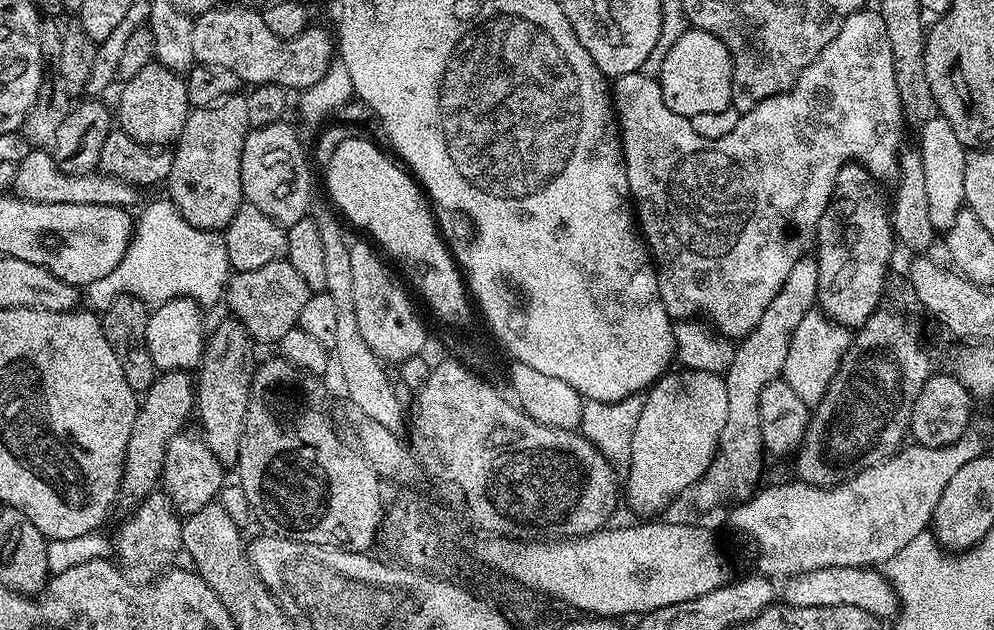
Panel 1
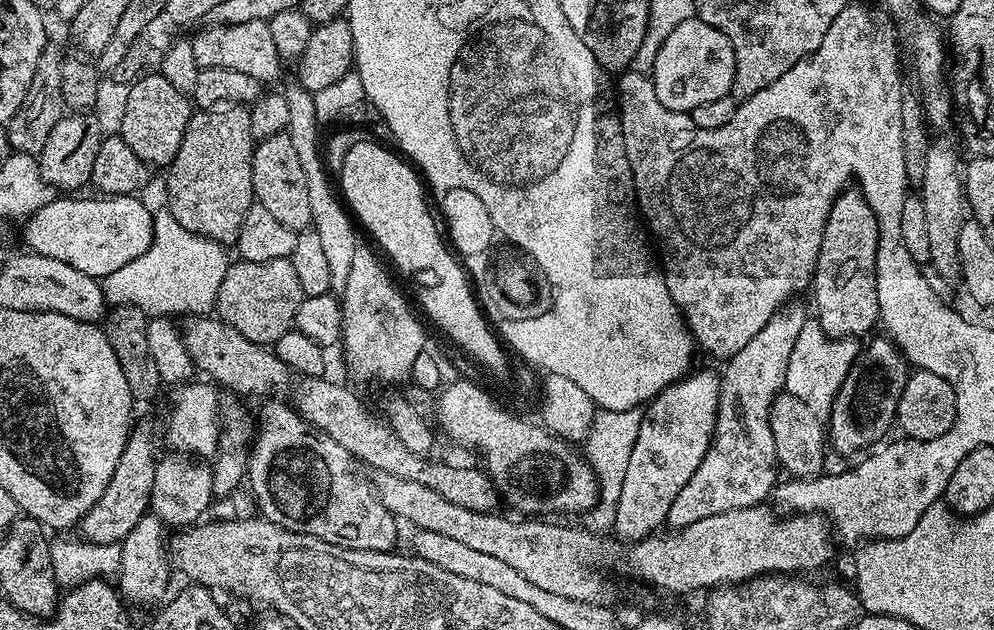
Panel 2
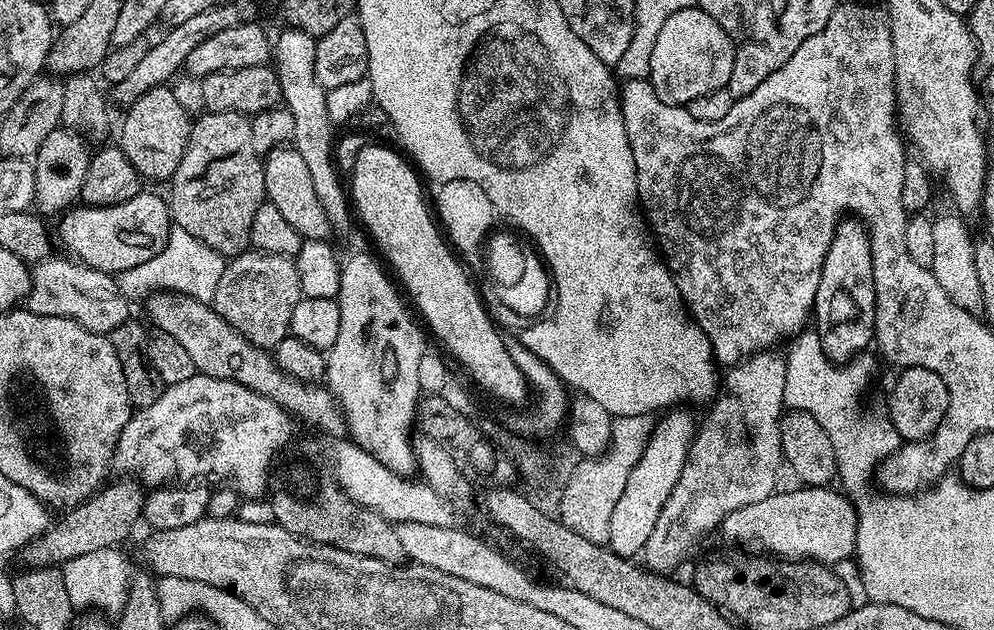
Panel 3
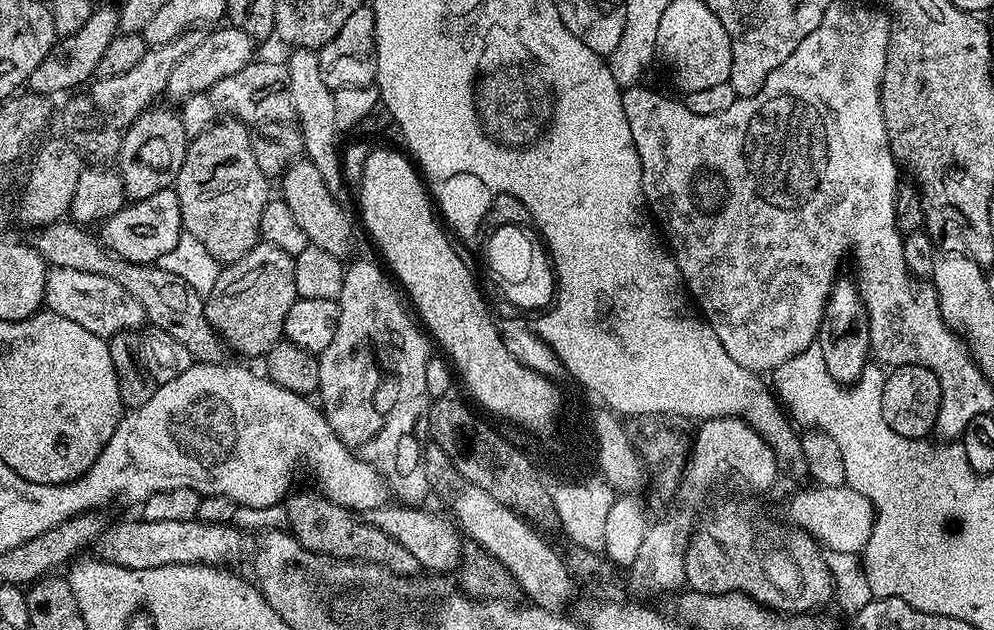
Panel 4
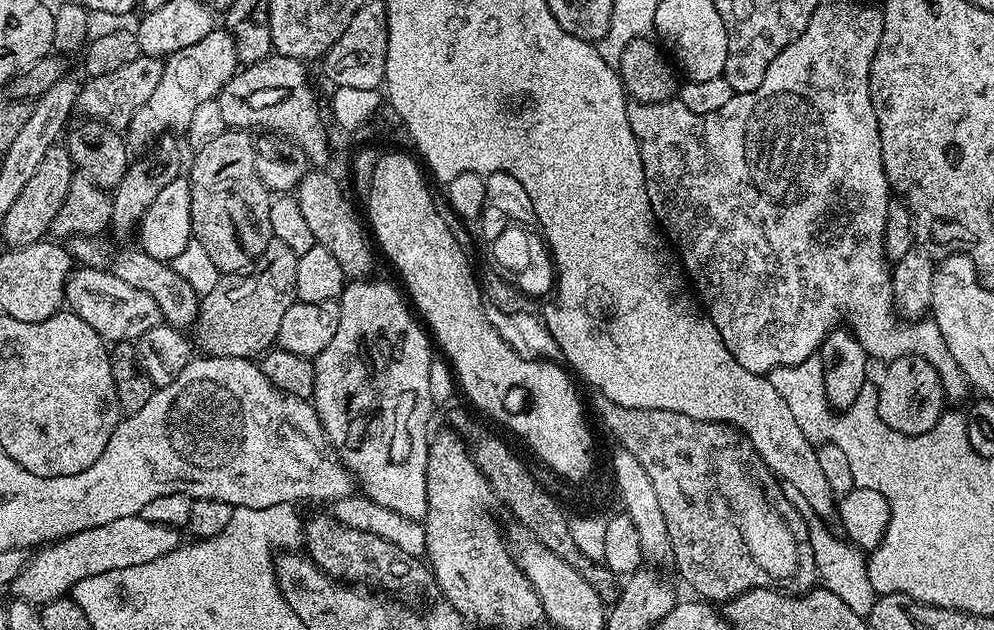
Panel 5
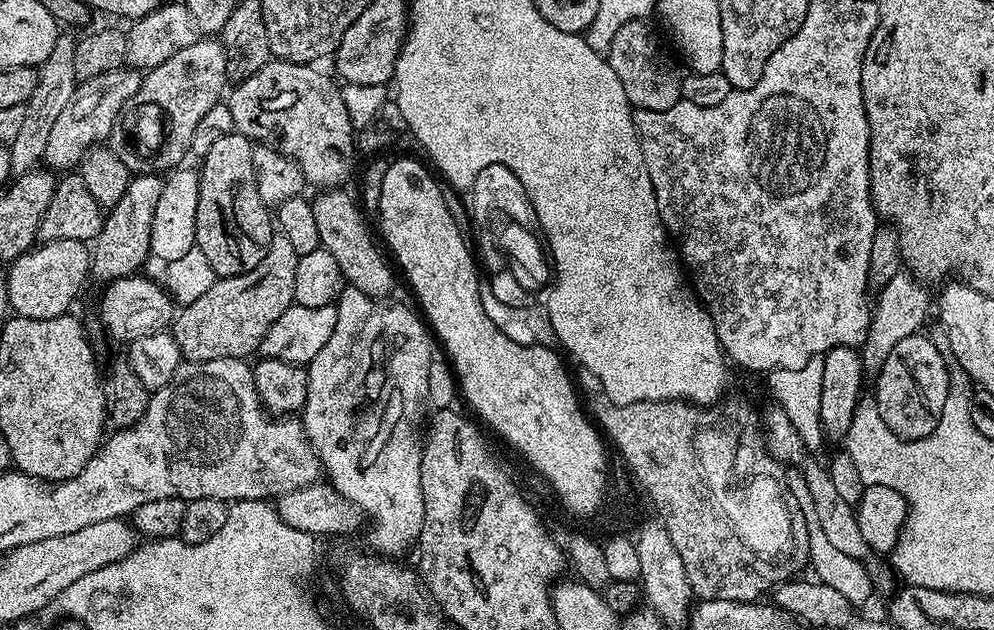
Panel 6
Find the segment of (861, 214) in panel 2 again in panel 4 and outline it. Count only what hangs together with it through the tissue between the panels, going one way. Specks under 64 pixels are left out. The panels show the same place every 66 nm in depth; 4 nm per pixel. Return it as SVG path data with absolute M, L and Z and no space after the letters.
M840 278L833 284L832 293L829 294L824 307L824 317L815 343L819 344L822 350L822 362L826 362L826 370L830 378L834 378L834 382L845 386L853 384L869 367L868 315L855 279Z

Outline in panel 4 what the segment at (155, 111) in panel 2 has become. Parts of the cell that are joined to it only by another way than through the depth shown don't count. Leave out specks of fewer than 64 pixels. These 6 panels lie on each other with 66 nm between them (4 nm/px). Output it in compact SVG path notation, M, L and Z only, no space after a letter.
M153 106L138 119L123 129L120 138L118 171L123 178L124 194L129 201L145 200L158 190L166 190L175 185L178 170L186 162L190 143L186 130L180 121L179 111Z

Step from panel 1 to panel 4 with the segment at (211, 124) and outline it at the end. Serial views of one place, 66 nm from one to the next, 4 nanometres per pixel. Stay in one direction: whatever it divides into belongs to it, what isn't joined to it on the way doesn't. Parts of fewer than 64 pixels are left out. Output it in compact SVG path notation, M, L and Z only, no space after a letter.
M221 119L190 141L186 162L182 162L182 170L178 170L174 187L178 194L178 206L182 210L183 231L198 238L198 242L202 242L202 246L206 246L206 250L210 250L210 254L214 254L214 258L222 266L238 262L261 243L262 210L270 198L268 184L269 177L264 176L262 170L258 170L258 162L254 162L249 125L242 120Z

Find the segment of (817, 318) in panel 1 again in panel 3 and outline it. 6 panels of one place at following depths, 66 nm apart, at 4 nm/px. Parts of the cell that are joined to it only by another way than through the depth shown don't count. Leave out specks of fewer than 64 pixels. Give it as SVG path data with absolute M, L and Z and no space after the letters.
M805 330L795 337L793 346L786 352L786 374L784 375L784 402L789 409L806 411L818 420L818 425L826 430L834 446L836 471L843 491L864 492L868 488L868 479L880 467L880 461L886 459L890 451L888 436L890 424L887 419L879 420L868 412L856 408L860 404L860 395L868 388L868 376L856 372L856 364L836 364L822 350L820 335L814 330Z

